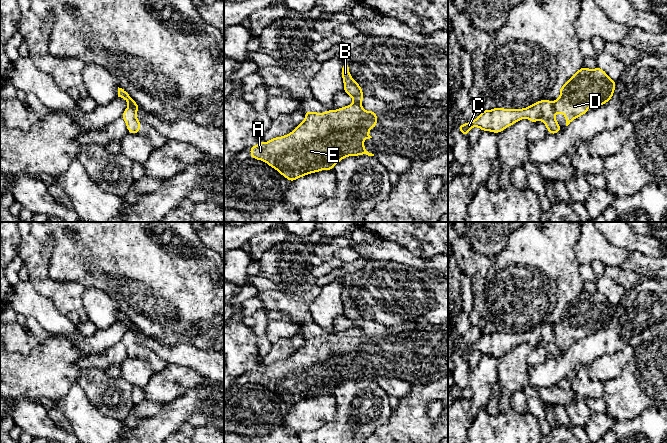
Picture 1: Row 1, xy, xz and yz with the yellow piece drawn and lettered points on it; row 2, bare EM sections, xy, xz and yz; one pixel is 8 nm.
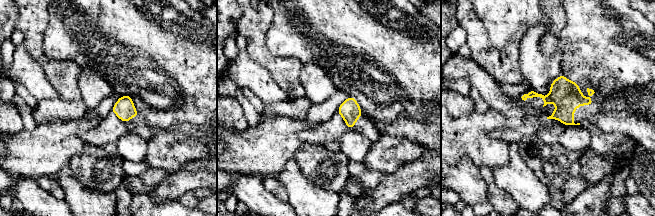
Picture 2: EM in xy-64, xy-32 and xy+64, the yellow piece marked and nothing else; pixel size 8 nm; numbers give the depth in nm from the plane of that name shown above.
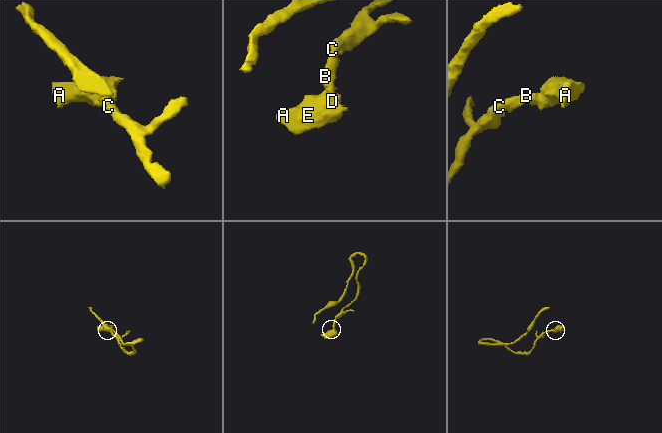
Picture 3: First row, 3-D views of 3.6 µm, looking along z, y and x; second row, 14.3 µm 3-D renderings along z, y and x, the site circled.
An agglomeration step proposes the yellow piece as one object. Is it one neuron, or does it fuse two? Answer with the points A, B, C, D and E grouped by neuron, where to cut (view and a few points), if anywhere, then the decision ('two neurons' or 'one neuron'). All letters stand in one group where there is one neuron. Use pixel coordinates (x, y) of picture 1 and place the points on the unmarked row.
A D E / B C | xy (128, 329), (132, 329), (137, 334) | two neurons

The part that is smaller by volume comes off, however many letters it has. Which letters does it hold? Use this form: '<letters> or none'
A, D, E

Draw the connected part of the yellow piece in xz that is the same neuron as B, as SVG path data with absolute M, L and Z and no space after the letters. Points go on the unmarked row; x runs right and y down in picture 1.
M345 286L342 290L342 303L344 308L344 316L351 320L356 327L362 327L364 319L361 310L354 305L349 296L349 286Z

